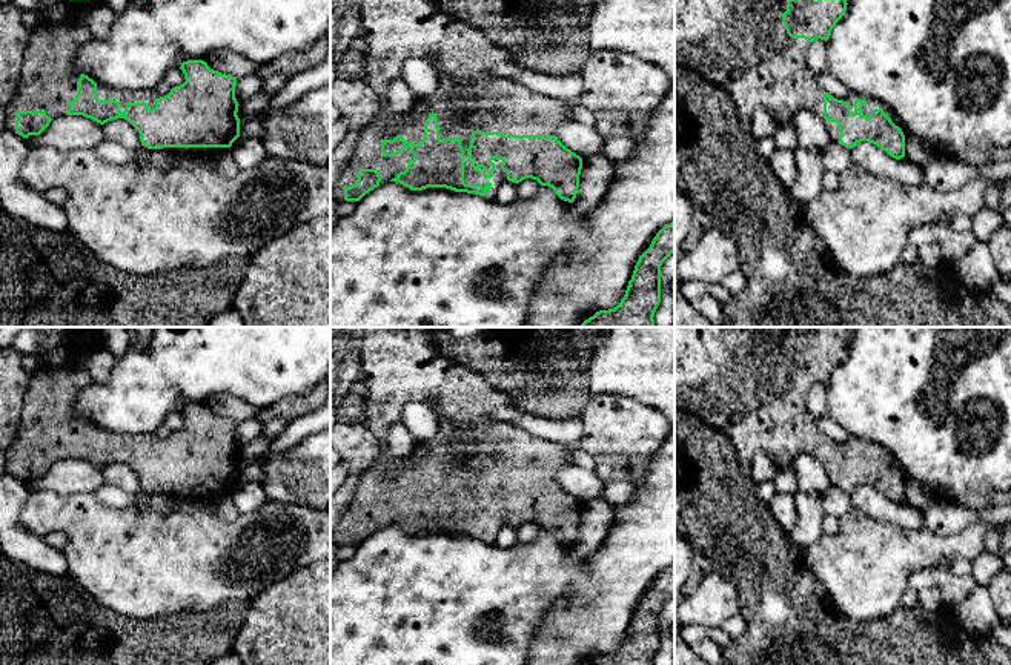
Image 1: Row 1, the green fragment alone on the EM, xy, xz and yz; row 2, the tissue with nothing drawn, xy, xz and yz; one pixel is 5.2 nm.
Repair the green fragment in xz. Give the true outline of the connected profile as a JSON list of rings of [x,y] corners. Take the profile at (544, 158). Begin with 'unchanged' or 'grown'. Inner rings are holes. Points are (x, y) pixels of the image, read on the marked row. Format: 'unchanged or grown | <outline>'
grown | [[[363,0],[361,37],[366,41],[364,80],[383,95],[387,86],[401,78],[401,66],[409,58],[426,58],[438,72],[438,88],[427,97],[415,101],[410,111],[393,114],[381,108],[375,123],[358,137],[353,155],[330,187],[330,198],[360,201],[366,194],[390,181],[423,190],[446,187],[455,192],[475,194],[493,198],[504,181],[521,183],[525,178],[549,186],[555,194],[573,203],[579,187],[582,158],[567,149],[555,135],[559,124],[570,121],[570,103],[530,91],[524,84],[496,75],[492,69],[499,65],[515,63],[510,52],[496,46],[482,31],[444,14],[436,0]]]

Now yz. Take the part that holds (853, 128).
grown | [[[675,0],[675,65],[685,66],[724,89],[731,97],[741,120],[751,120],[753,114],[764,108],[776,124],[787,124],[793,123],[801,111],[808,111],[825,124],[831,141],[848,149],[868,141],[900,160],[905,157],[905,135],[887,115],[888,106],[856,95],[837,100],[820,88],[808,66],[810,43],[830,38],[847,5],[847,0]]]

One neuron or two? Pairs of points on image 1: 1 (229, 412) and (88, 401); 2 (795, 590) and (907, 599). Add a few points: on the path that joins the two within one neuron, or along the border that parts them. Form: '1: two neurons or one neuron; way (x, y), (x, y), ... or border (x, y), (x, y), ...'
1: two neurons; border (241, 401), (234, 397), (211, 397), (205, 404)
2: two neurons; border (901, 605), (918, 607)

